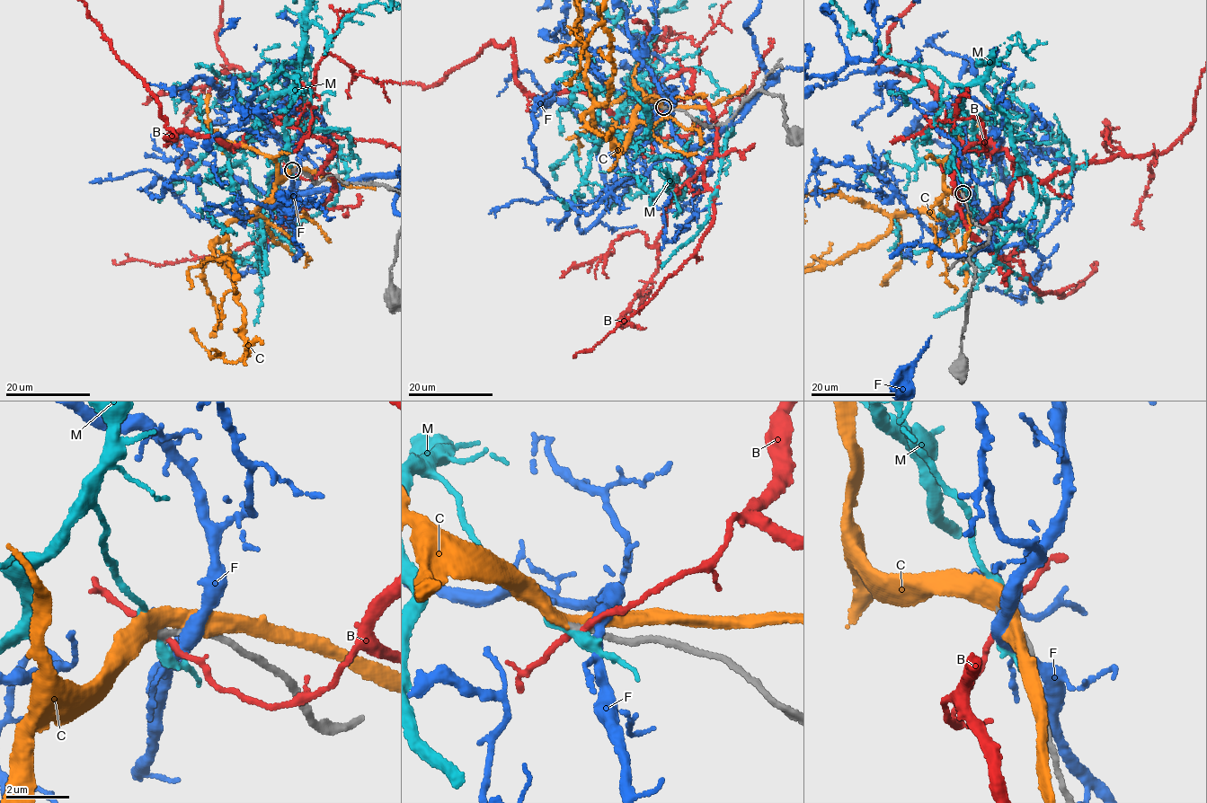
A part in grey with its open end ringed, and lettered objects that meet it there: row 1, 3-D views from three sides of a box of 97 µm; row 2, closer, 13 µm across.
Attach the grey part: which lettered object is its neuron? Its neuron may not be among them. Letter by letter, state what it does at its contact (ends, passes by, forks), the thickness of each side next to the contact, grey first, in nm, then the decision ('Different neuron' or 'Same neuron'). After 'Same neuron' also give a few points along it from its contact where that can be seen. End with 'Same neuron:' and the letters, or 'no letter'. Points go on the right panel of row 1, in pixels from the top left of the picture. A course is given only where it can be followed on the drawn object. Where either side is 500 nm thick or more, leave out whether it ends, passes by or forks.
B: It passes by. Thickness 240 nm (grey) against 160 nm. Different neuron
C: It passes by. Thickness 220 nm (grey) against 460 nm. Same neuron
F: It passes by. Thickness 240 nm (grey) against 200 nm. Different neuron
M: It passes by. Thickness 200 nm (grey) against 280 nm. Different neuron
Same neuron: C

